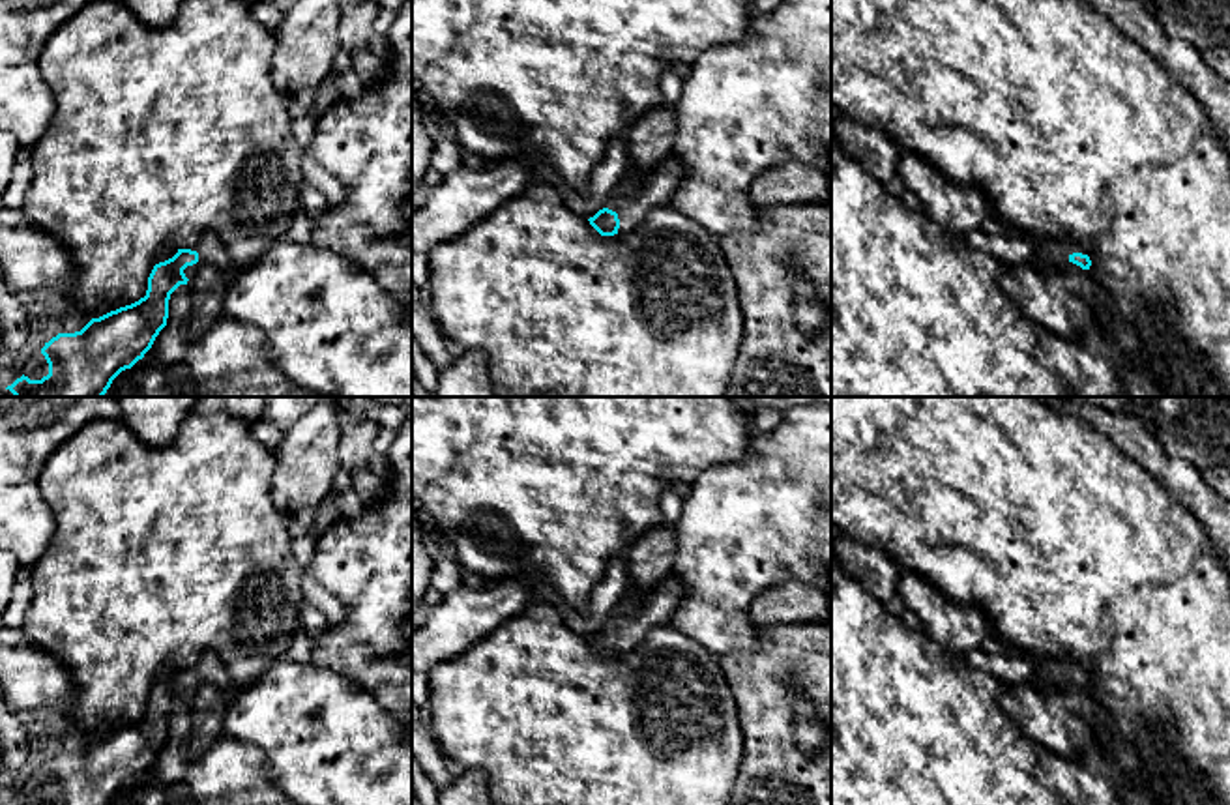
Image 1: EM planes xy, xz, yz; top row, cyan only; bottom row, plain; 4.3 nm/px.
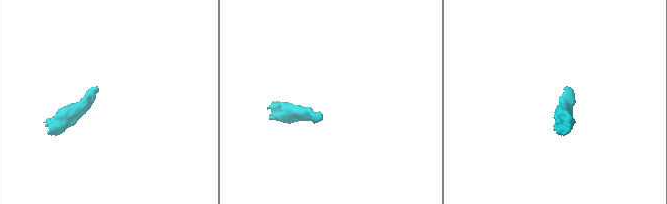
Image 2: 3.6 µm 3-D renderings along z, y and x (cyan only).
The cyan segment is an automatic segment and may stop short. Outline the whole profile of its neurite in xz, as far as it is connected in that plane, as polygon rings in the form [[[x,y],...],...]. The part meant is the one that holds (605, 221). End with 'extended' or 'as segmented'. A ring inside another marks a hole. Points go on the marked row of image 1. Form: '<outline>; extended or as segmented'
[[[672,155],[648,174],[629,168],[618,191],[588,219],[590,225],[601,236],[637,228],[650,210],[670,204],[685,174],[687,168]]]; extended

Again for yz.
[[[1037,236],[1033,240],[1043,258],[1052,262],[1058,270],[1065,268],[1090,270],[1091,266],[1090,256],[1073,240],[1063,240],[1063,238],[1050,240],[1045,236]]]; extended

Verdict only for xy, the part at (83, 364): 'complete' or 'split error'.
split error

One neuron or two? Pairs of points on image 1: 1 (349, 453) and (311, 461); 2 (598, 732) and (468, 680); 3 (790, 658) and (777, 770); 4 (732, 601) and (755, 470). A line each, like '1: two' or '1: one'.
1: two
2: one
3: one
4: one

